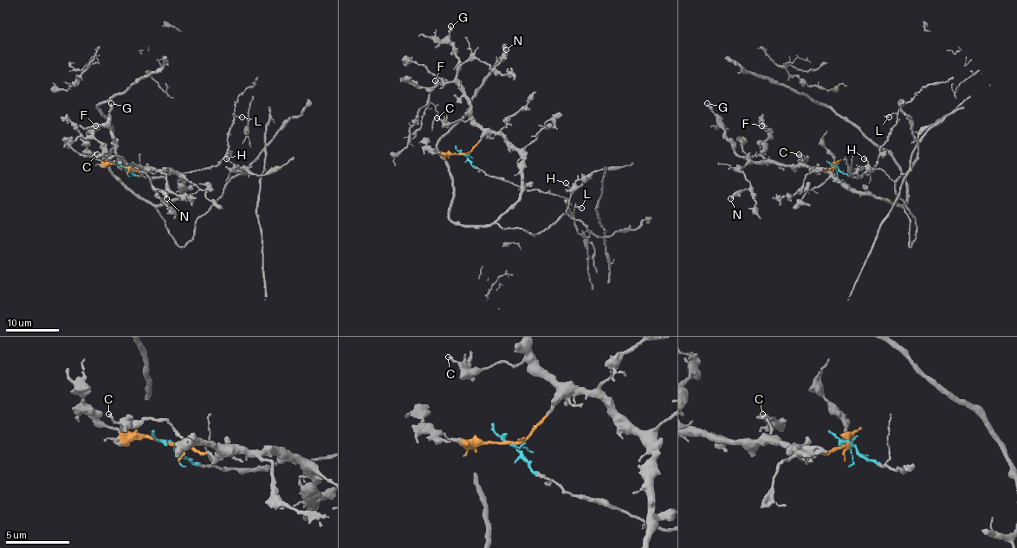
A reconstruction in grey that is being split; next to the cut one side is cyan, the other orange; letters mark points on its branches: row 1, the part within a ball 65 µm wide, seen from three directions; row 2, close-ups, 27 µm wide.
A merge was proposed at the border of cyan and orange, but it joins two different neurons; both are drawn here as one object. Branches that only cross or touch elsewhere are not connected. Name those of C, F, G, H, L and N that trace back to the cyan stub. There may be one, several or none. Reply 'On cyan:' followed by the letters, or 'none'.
On cyan: L

